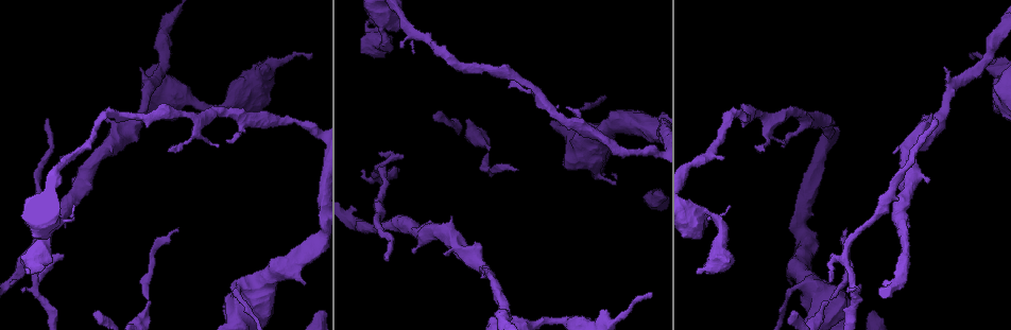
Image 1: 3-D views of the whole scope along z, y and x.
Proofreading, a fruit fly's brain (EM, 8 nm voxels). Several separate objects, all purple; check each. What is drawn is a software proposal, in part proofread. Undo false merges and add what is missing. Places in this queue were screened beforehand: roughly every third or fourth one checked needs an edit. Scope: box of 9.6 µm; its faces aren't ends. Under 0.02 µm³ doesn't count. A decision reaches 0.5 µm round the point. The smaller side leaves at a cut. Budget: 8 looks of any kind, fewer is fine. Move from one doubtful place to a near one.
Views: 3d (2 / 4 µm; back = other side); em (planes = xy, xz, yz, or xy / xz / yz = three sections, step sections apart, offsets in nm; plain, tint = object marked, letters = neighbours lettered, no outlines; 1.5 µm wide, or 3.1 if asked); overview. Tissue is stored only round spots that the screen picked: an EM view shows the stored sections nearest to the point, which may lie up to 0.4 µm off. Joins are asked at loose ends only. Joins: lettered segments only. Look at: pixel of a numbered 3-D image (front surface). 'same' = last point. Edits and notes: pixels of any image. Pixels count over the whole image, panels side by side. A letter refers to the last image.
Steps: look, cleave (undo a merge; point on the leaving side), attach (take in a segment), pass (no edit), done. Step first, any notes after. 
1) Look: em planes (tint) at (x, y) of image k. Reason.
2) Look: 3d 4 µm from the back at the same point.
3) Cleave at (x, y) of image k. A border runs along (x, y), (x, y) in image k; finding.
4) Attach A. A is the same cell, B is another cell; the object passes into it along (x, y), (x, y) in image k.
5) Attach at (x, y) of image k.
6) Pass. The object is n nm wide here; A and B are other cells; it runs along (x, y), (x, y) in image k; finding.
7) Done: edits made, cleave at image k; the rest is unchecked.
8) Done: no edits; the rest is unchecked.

Look: 3d 4 µm at (26, 271) of image 1. An open end.

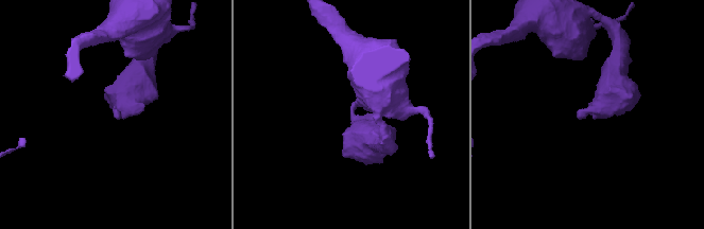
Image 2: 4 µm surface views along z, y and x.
Look: em planes (letters) at (579, 117) of image 2. Shape alone is not enough.

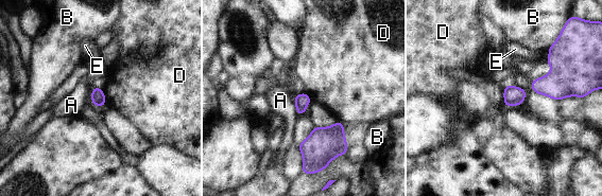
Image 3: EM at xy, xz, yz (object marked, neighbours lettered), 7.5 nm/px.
Pass. A, B, D and E are other cells; a border runs along (98, 86), (104, 94), (106, 104) in image 3; none of them fits.

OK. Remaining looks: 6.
Look: em 3.1 µm planes (letters) at (710, 214) of image 1. Calibre changes.

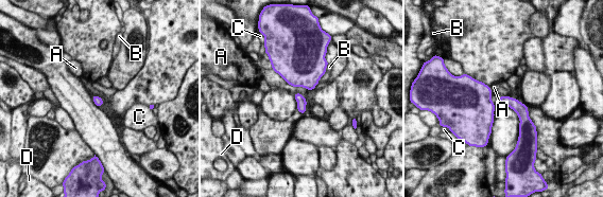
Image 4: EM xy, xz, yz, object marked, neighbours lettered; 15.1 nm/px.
Pass. The object is 130 nm wide here; A, B, C and D are other cells; a border runs along (277, 73), (289, 84), (308, 90) in image 4; all the same neuron.

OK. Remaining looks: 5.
Look: em xy step 8 (letters) at (970, 54) of image 1. Long arm stops here.

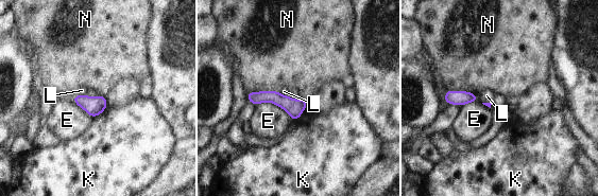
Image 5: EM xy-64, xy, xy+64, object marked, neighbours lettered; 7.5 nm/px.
Pass. E, K, L and N are other cells; a border runs along (255, 105), (272, 102), (293, 120) in image 5; none of them fits.

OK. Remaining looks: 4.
Done: no edits; the rest is unchecked.

